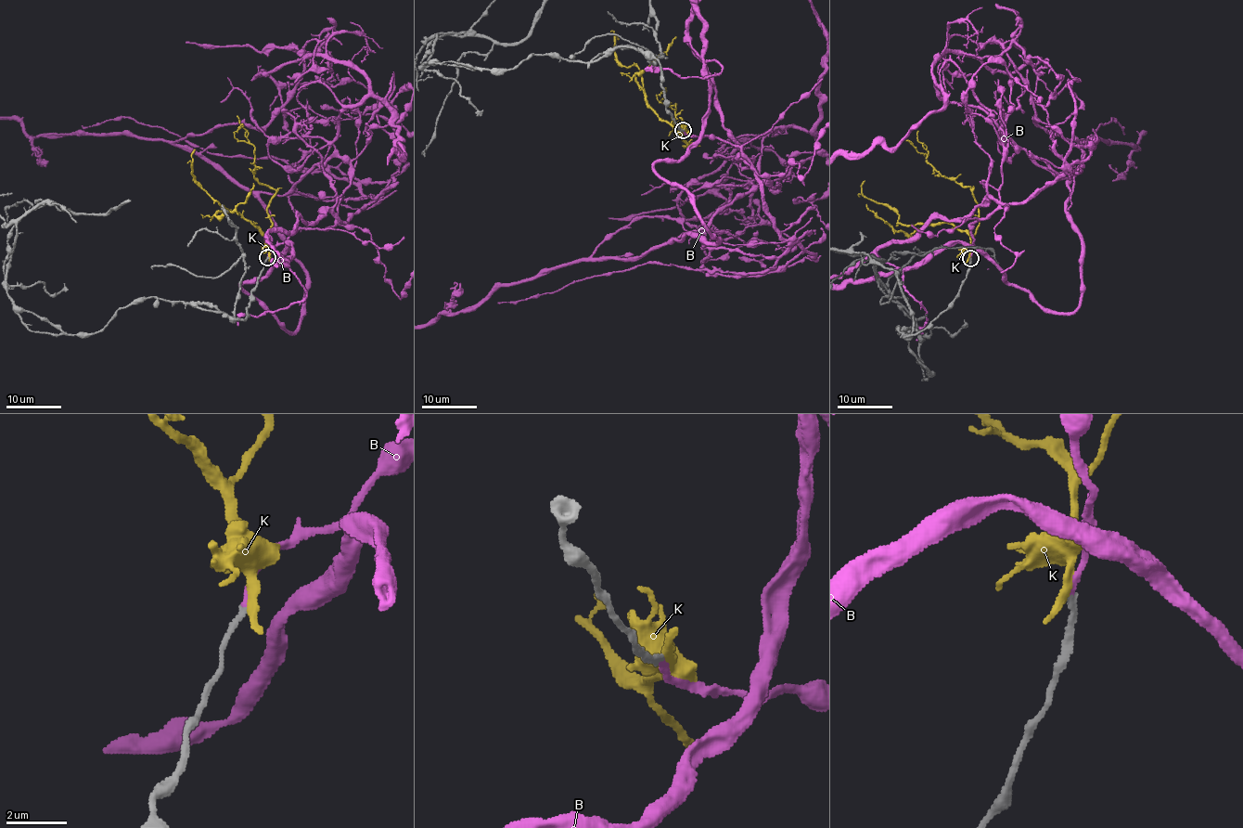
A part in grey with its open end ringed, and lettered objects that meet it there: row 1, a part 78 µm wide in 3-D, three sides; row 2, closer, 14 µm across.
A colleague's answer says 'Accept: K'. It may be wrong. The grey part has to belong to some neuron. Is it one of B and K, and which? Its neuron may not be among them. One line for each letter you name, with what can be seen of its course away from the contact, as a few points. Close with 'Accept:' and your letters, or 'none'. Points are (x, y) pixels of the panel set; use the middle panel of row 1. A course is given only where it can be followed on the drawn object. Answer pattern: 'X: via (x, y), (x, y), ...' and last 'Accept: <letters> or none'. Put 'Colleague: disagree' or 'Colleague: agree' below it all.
Accept: B
Colleague: disagree

